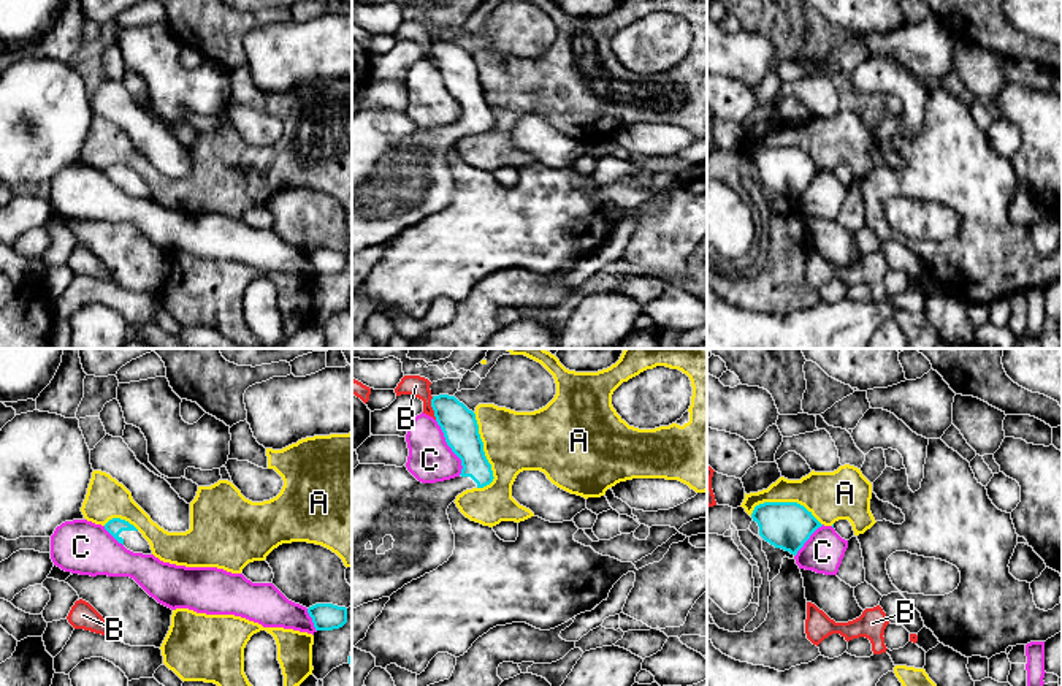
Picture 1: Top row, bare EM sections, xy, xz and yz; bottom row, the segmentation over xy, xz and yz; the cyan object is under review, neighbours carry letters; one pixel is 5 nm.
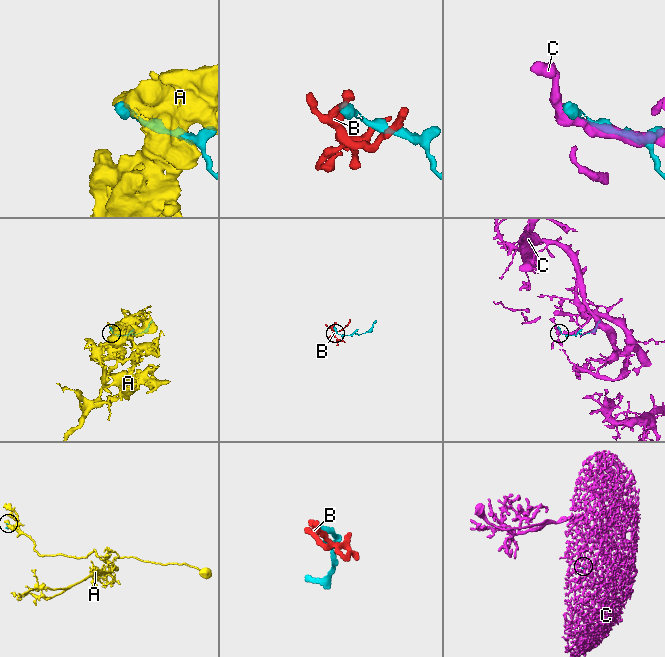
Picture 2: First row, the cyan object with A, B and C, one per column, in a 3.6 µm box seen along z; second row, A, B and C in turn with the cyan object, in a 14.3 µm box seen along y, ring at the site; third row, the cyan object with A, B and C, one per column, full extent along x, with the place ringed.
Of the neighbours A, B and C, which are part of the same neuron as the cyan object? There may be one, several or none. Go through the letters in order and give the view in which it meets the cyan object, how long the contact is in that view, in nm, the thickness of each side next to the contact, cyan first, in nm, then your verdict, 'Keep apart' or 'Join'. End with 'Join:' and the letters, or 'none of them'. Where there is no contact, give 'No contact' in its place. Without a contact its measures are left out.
A: Touches cyan in xz. Shared border 400 nm. Thickness 180 nm (cyan) against 300 nm. Keep apart
B: Touches cyan in xz. Shared border 120 nm. Thickness 180 nm (cyan) against 110 nm. Keep apart
C: Touches cyan in xz. Shared border 300 nm. Thickness 180 nm (cyan) against 220 nm. Keep apart
Join: none of them

